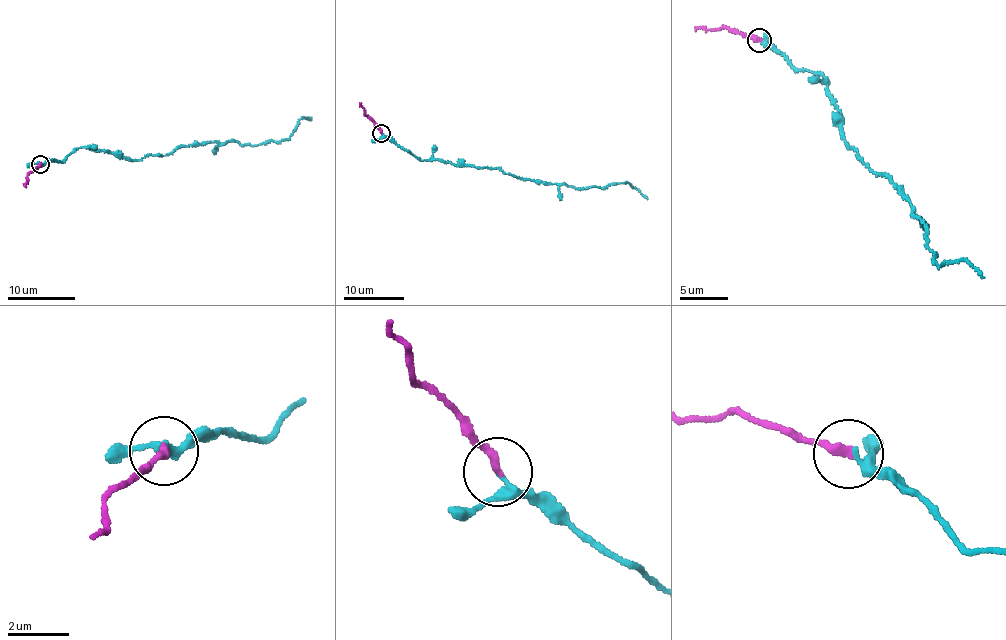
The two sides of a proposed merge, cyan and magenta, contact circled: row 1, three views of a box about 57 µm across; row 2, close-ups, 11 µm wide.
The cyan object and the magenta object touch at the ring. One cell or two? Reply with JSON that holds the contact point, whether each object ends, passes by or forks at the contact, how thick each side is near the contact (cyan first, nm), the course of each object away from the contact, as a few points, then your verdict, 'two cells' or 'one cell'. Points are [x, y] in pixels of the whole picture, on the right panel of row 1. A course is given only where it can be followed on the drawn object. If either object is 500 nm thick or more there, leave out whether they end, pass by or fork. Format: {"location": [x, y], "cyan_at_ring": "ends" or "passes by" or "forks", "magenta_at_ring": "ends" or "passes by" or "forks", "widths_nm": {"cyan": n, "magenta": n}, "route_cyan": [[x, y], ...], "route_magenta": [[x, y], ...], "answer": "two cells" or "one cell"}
{"location": [759, 40], "cyan_at_ring": "passes by", "magenta_at_ring": "ends", "widths_nm": {"cyan": 240, "magenta": 280}, "route_cyan": [[761, 40], [792, 68], [823, 74], [846, 145], [889, 178], [910, 203], [938, 267], [964, 260], [984, 277]], "route_magenta": [[758, 41], [726, 27], [695, 27]], "answer": "one cell"}

